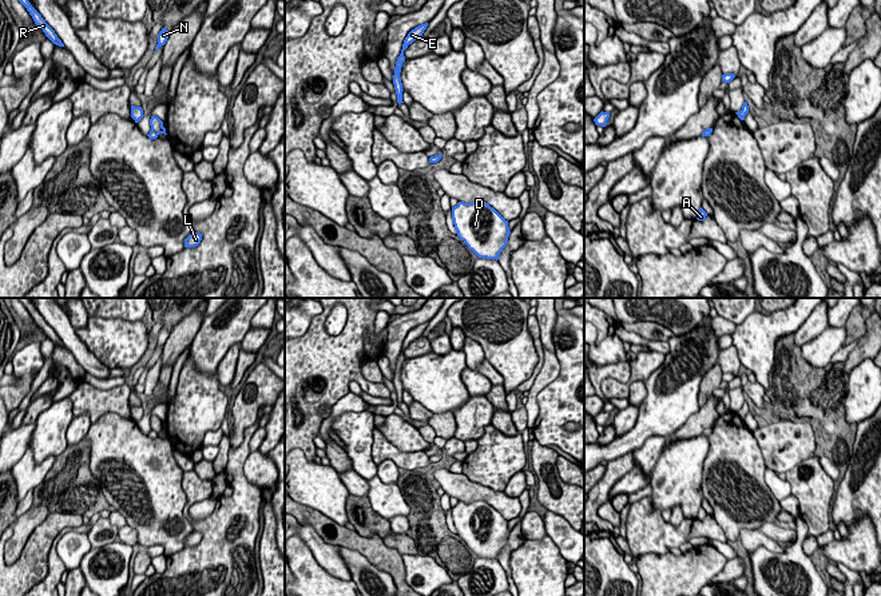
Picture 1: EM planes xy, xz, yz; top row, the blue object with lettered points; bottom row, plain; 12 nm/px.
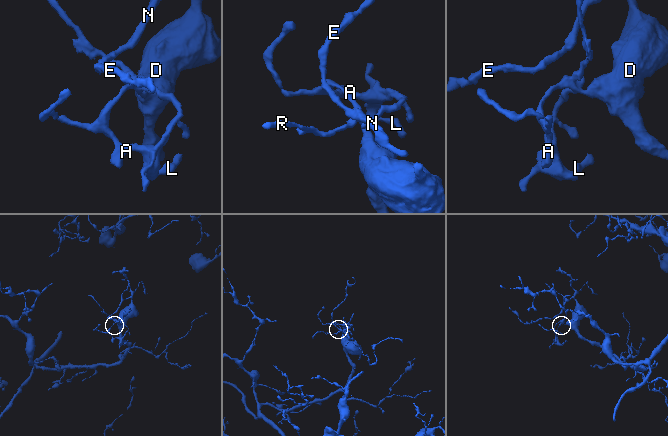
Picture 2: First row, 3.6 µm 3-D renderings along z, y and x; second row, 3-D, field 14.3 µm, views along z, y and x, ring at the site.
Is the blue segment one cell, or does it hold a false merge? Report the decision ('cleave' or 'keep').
cleave

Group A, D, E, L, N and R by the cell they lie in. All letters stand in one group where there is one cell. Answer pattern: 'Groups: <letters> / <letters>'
Groups: A D E L N / R

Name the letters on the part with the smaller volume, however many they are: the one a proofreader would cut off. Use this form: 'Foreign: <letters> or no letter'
Foreign: R

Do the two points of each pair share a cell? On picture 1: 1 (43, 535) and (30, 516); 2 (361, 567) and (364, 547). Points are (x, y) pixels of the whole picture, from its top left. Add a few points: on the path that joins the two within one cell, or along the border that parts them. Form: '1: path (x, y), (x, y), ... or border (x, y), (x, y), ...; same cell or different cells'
1: border (50, 513), (35, 528), (20, 552); different cells
2: border (340, 545), (358, 551), (370, 563), (389, 573); different cells

